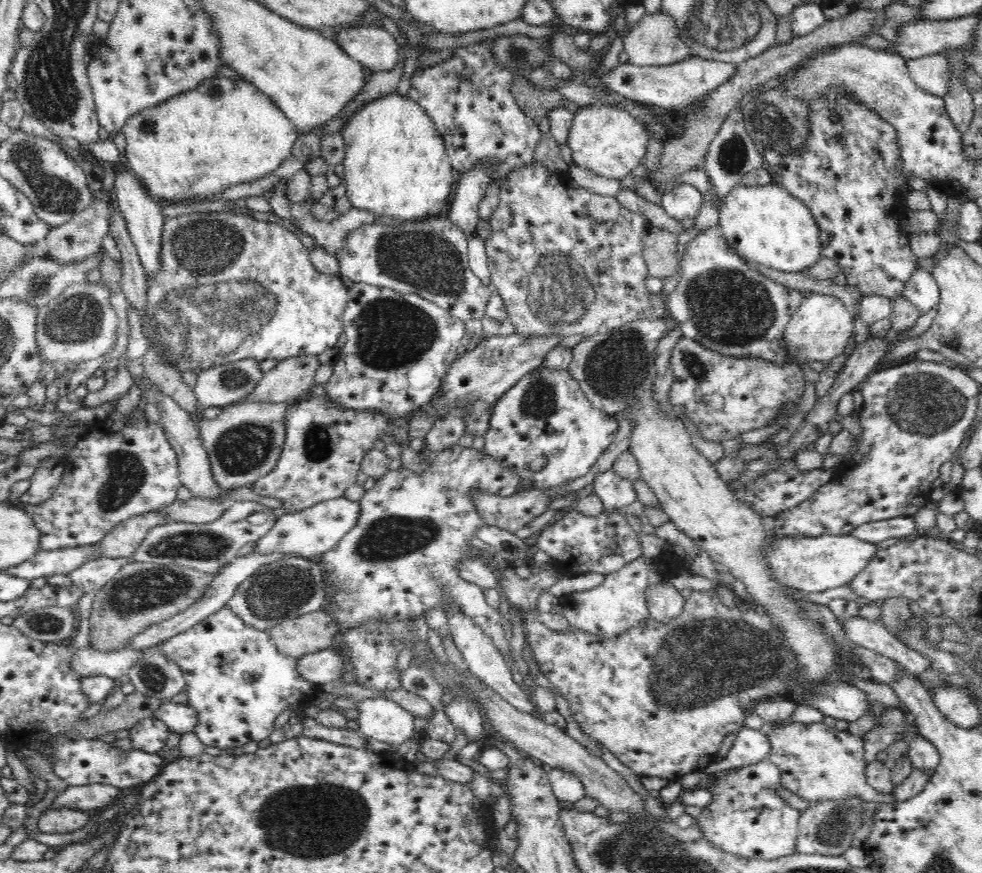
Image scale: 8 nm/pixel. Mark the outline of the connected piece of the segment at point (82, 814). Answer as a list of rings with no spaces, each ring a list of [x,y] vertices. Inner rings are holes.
[[[75,809],[46,810],[39,817],[37,831],[48,832],[48,834],[55,832],[70,834],[70,832],[80,830],[85,824],[88,824],[90,818],[90,815],[85,811]]]

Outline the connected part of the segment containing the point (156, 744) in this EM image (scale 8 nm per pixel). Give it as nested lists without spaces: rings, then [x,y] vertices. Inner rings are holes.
[[[151,713],[129,728],[129,739],[134,749],[153,756],[166,746],[170,732],[168,725]]]

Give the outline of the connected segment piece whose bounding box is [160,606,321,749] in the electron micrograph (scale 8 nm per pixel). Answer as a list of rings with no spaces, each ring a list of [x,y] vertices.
[[[228,606],[207,616],[186,632],[170,636],[168,640],[160,643],[160,649],[182,670],[186,680],[187,703],[194,707],[194,711],[198,711],[198,724],[194,732],[205,746],[216,746],[220,749],[238,748],[248,742],[264,740],[272,734],[274,722],[282,711],[292,704],[298,704],[304,710],[313,704],[316,694],[321,691],[320,686],[300,677],[298,659],[278,652],[269,639],[268,631],[244,624]]]

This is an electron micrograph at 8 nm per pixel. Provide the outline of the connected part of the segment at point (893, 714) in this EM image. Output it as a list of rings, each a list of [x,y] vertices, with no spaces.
[[[885,707],[878,716],[878,722],[868,733],[864,734],[866,742],[866,759],[872,762],[880,750],[885,750],[906,736],[916,739],[918,727],[911,720],[906,710],[898,707]]]

